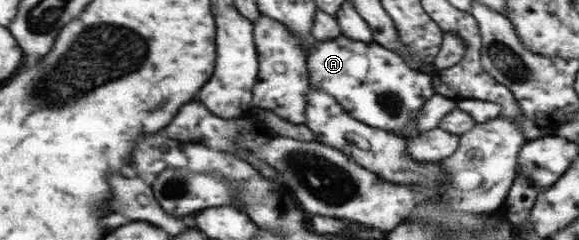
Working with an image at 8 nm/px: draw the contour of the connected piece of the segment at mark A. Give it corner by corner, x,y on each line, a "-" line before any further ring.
341,36
331,41
314,41
313,49
306,58
310,86
331,94
345,112
357,121
388,132
401,133
421,113
423,105
435,95
433,74
414,70
397,52
385,49
377,42
355,41

